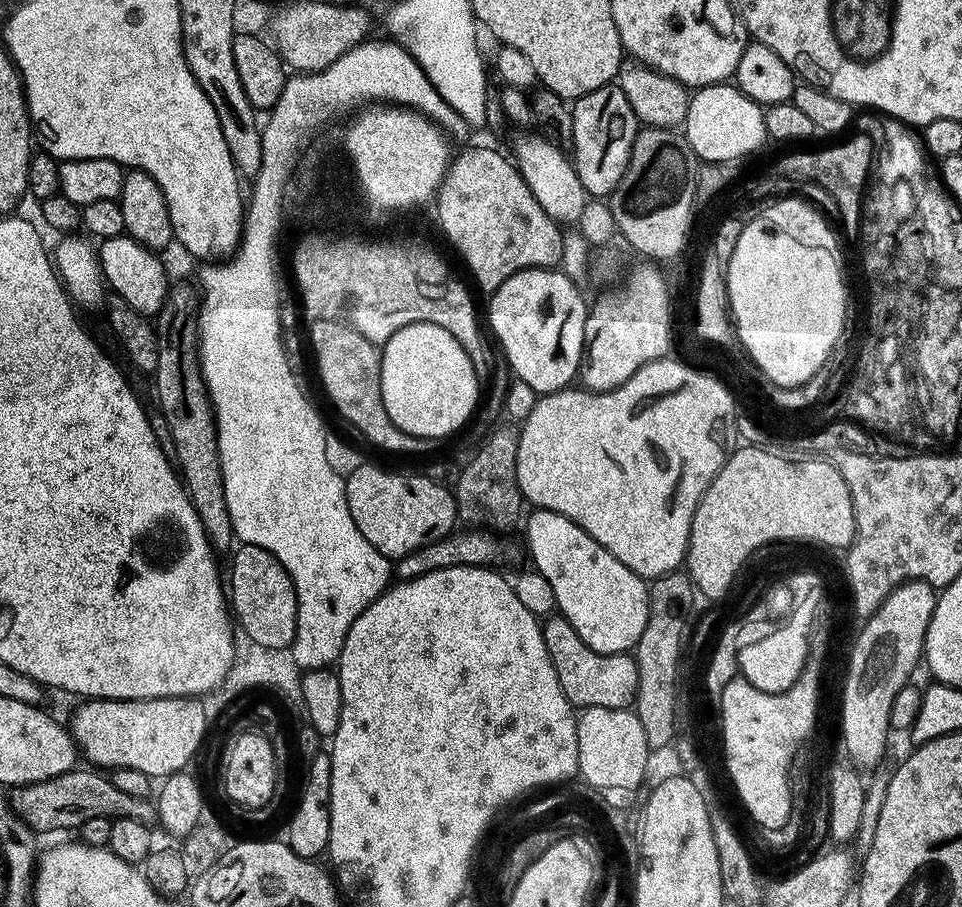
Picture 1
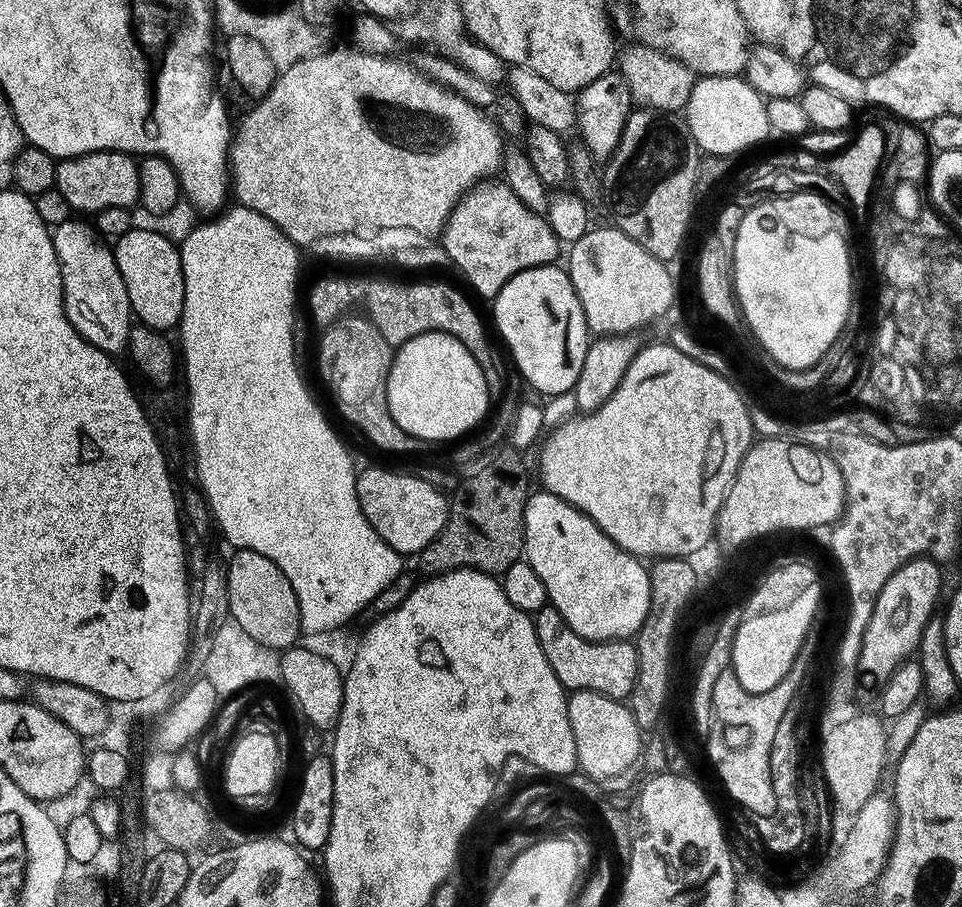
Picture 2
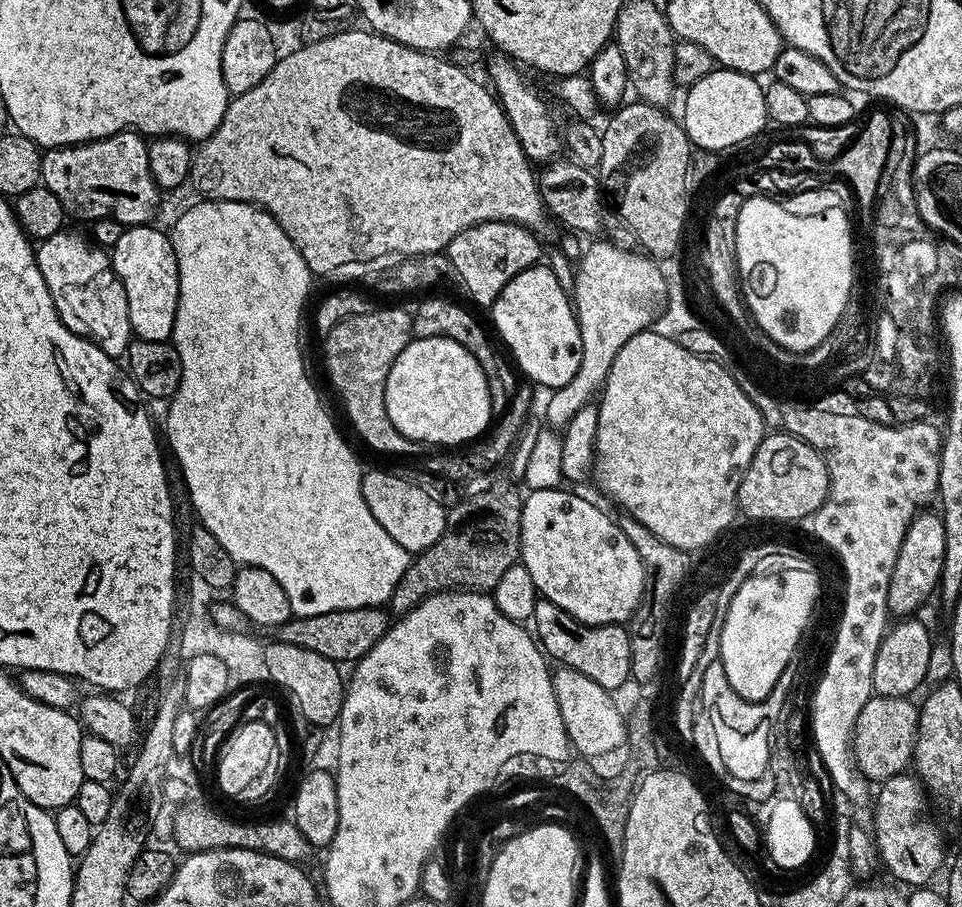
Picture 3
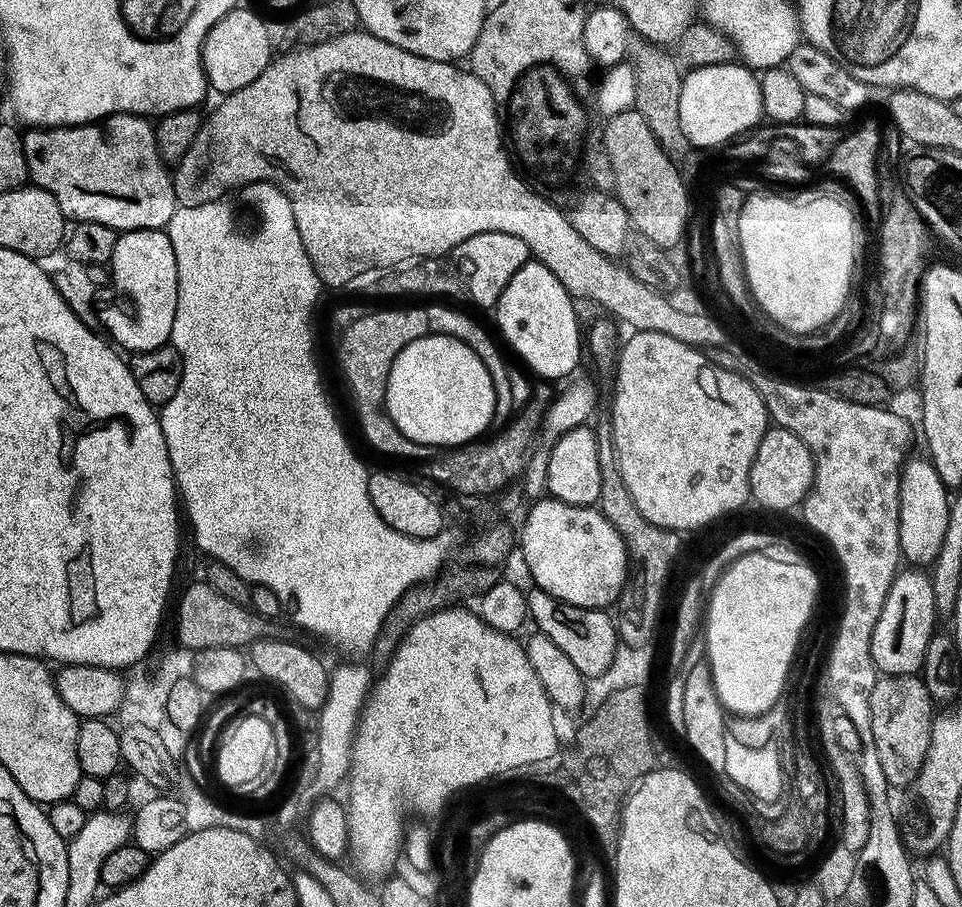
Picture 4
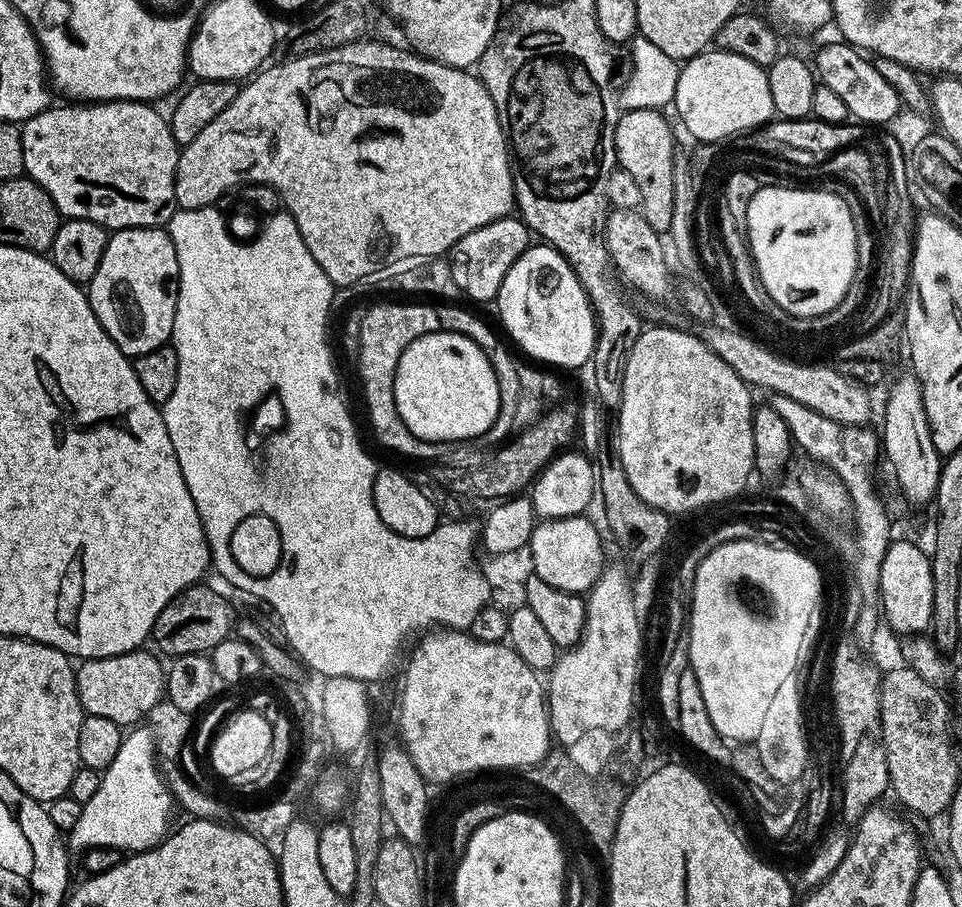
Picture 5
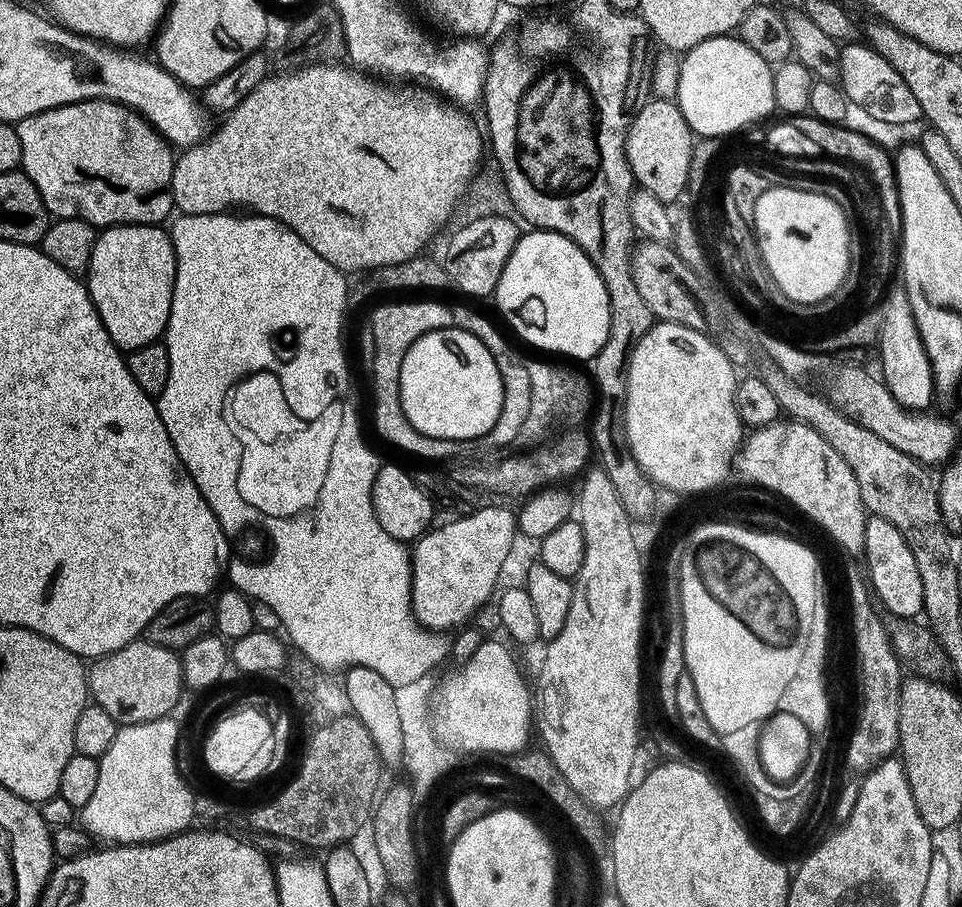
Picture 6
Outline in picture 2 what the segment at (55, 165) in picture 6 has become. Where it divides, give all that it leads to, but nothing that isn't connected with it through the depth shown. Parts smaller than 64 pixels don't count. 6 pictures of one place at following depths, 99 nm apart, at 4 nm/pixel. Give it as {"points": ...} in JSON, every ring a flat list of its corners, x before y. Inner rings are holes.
{"points":[[91,152,56,164,55,191,66,198,69,209,95,214,107,208,131,209,140,198,140,170,126,152]]}

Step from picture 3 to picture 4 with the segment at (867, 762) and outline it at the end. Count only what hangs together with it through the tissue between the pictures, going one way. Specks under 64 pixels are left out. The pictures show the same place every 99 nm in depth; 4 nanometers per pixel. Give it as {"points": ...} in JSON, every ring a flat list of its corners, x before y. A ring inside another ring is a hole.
{"points":[[881,675,877,679,874,690,870,694,872,738,877,756,881,760,882,770,891,778,890,783,893,789,898,790,902,787,904,780,915,781,920,773,920,767,926,758,926,750,930,746,934,719,932,707,934,707,934,701,930,690,926,690,924,681,919,675]]}

